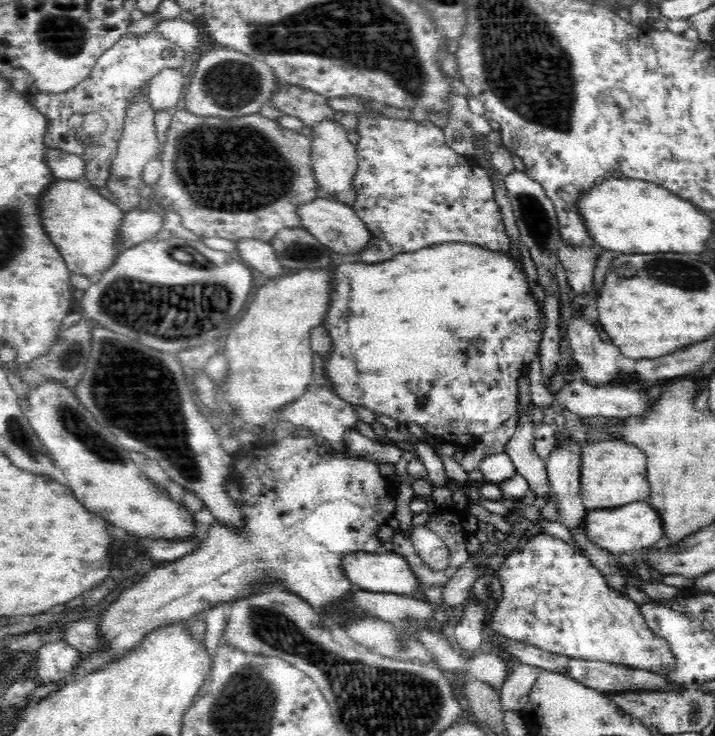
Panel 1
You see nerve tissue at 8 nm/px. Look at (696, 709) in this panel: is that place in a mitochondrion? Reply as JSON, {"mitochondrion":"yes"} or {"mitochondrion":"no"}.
{"mitochondrion":"yes"}

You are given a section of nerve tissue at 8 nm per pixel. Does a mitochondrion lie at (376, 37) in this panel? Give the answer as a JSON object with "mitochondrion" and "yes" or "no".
{"mitochondrion":"yes"}

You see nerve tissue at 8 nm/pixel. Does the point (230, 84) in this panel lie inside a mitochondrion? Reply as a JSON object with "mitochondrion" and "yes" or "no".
{"mitochondrion":"yes"}

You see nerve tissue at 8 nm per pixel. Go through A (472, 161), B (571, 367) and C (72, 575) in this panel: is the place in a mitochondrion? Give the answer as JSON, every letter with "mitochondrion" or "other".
{"A":"other","B":"other","C":"other"}

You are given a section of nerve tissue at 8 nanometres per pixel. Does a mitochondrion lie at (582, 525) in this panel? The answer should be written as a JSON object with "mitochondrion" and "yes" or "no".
{"mitochondrion":"no"}

